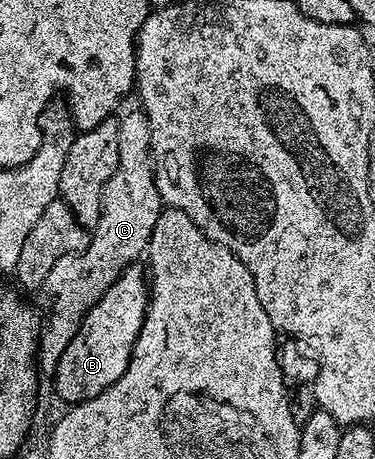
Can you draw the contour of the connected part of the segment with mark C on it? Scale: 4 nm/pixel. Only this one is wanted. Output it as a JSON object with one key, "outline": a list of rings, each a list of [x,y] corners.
{"outline":[[[141,110],[126,112],[118,120],[118,165],[104,186],[102,209],[88,246],[79,252],[64,254],[64,258],[48,270],[48,278],[40,289],[41,295],[46,295],[46,312],[44,308],[36,359],[43,377],[53,377],[60,354],[64,354],[68,342],[76,338],[76,330],[80,330],[80,322],[84,322],[88,310],[104,298],[108,286],[116,282],[122,271],[149,249],[152,230],[163,207],[154,181],[154,162],[150,159],[148,118]]]}

